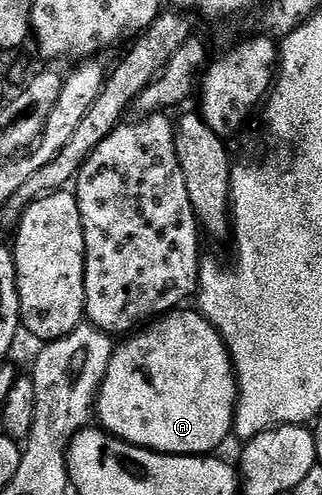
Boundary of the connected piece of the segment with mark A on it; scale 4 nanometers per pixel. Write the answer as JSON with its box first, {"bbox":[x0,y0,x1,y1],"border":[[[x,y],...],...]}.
{"bbox":[95,309,236,456],"border":[[[177,309],[161,315],[155,321],[149,322],[143,329],[137,330],[131,337],[125,338],[124,343],[112,352],[112,360],[109,361],[108,371],[105,373],[104,384],[100,386],[100,393],[96,396],[95,414],[98,423],[103,430],[110,435],[116,435],[127,443],[133,443],[135,447],[144,447],[147,451],[157,451],[159,455],[202,455],[211,456],[224,442],[228,435],[233,434],[236,422],[236,372],[232,369],[232,359],[228,355],[228,346],[225,345],[223,337],[214,329],[214,325],[199,310],[184,311],[188,309]]]}

